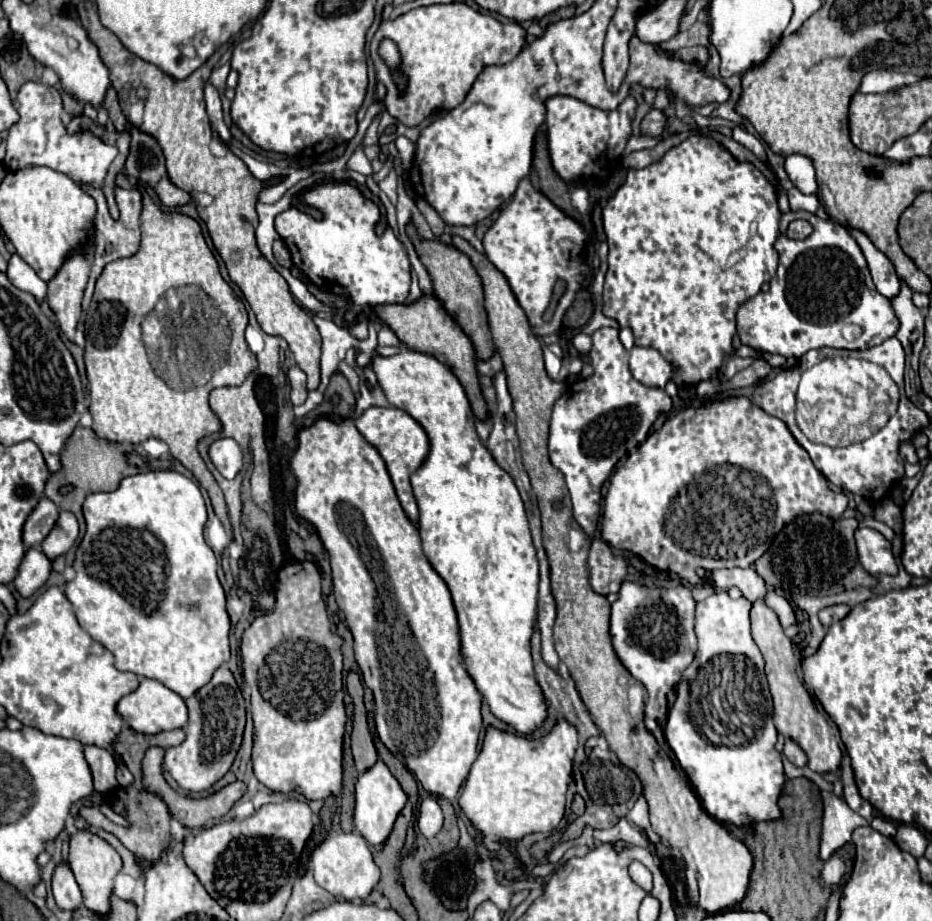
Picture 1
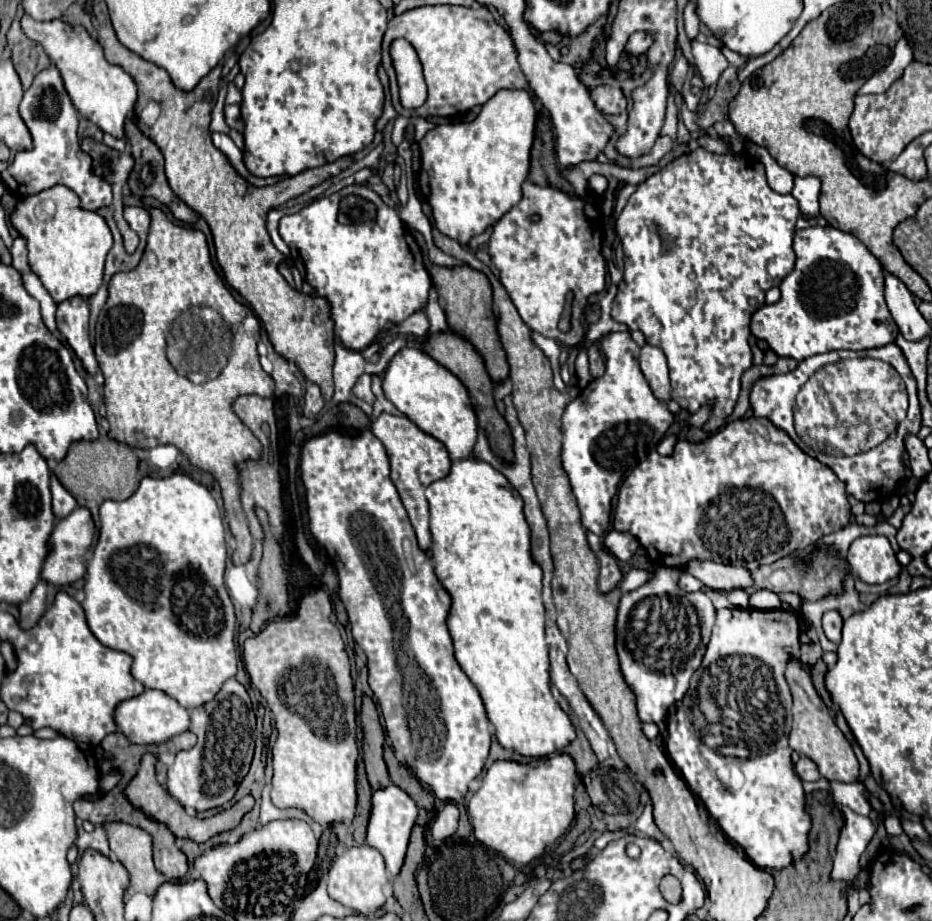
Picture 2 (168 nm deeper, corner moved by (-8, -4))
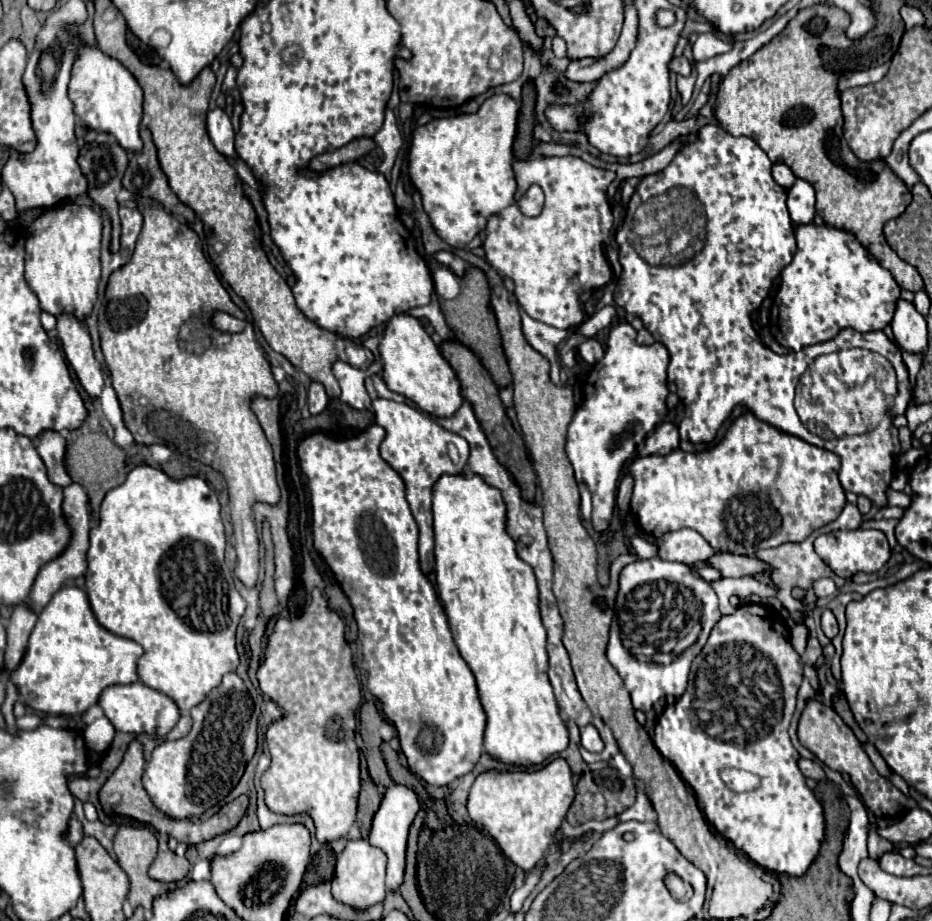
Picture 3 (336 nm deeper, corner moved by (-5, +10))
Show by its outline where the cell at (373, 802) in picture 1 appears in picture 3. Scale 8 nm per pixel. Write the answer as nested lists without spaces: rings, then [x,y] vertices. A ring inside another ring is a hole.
[[[392,784],[392,788],[386,790],[384,800],[380,804],[380,810],[374,816],[372,830],[368,842],[372,846],[378,846],[386,856],[388,856],[388,870],[386,870],[386,886],[390,892],[398,892],[400,884],[404,882],[404,866],[406,866],[406,840],[408,840],[408,830],[412,820],[416,818],[420,810],[416,794],[400,784]]]

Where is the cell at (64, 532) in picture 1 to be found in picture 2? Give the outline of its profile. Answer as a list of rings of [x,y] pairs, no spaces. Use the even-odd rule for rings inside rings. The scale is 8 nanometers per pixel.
[[[75,508],[67,518],[59,520],[49,538],[49,554],[45,558],[41,578],[47,580],[49,584],[57,584],[57,586],[65,586],[65,584],[71,584],[71,582],[83,578],[85,566],[81,564],[81,560],[93,542],[93,532],[95,532],[95,524],[93,524],[91,512],[87,508]]]

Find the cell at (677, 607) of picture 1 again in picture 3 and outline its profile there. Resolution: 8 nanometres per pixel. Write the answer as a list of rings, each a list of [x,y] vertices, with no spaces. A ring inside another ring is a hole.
[[[650,558],[632,562],[620,572],[616,616],[606,654],[622,676],[636,710],[648,712],[660,698],[680,698],[684,694],[690,664],[704,648],[720,616],[716,592],[686,564]],[[646,584],[652,588],[650,596],[638,598],[638,590]]]

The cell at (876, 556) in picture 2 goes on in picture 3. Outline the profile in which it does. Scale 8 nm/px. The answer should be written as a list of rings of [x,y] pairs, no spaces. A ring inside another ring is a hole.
[[[834,530],[830,534],[822,534],[814,540],[814,550],[816,554],[830,566],[830,570],[844,578],[850,580],[856,572],[876,572],[880,570],[888,558],[890,558],[890,546],[880,530]]]

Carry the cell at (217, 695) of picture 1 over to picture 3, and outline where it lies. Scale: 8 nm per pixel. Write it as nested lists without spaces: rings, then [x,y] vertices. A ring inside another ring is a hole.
[[[236,672],[226,674],[222,684],[202,704],[192,708],[190,716],[194,724],[188,736],[158,744],[142,776],[142,786],[152,804],[174,820],[196,820],[216,802],[224,800],[240,782],[256,750],[258,720],[254,716],[254,702]]]

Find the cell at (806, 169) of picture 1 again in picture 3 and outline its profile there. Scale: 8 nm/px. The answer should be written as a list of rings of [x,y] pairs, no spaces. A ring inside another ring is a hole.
[[[796,180],[796,184],[788,190],[788,212],[794,226],[810,224],[816,216],[814,208],[814,188],[806,180]]]

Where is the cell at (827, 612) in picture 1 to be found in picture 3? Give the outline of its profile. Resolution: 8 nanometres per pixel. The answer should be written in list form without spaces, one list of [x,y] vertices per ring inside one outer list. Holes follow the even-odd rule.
[[[824,610],[824,614],[822,614],[822,630],[830,640],[838,634],[838,624],[836,624],[836,618],[830,610]]]

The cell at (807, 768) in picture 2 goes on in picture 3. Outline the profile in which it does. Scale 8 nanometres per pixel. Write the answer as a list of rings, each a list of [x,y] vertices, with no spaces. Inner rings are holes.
[[[800,760],[800,770],[806,778],[812,778],[812,780],[824,780],[824,770],[820,764],[812,762],[812,760]]]

